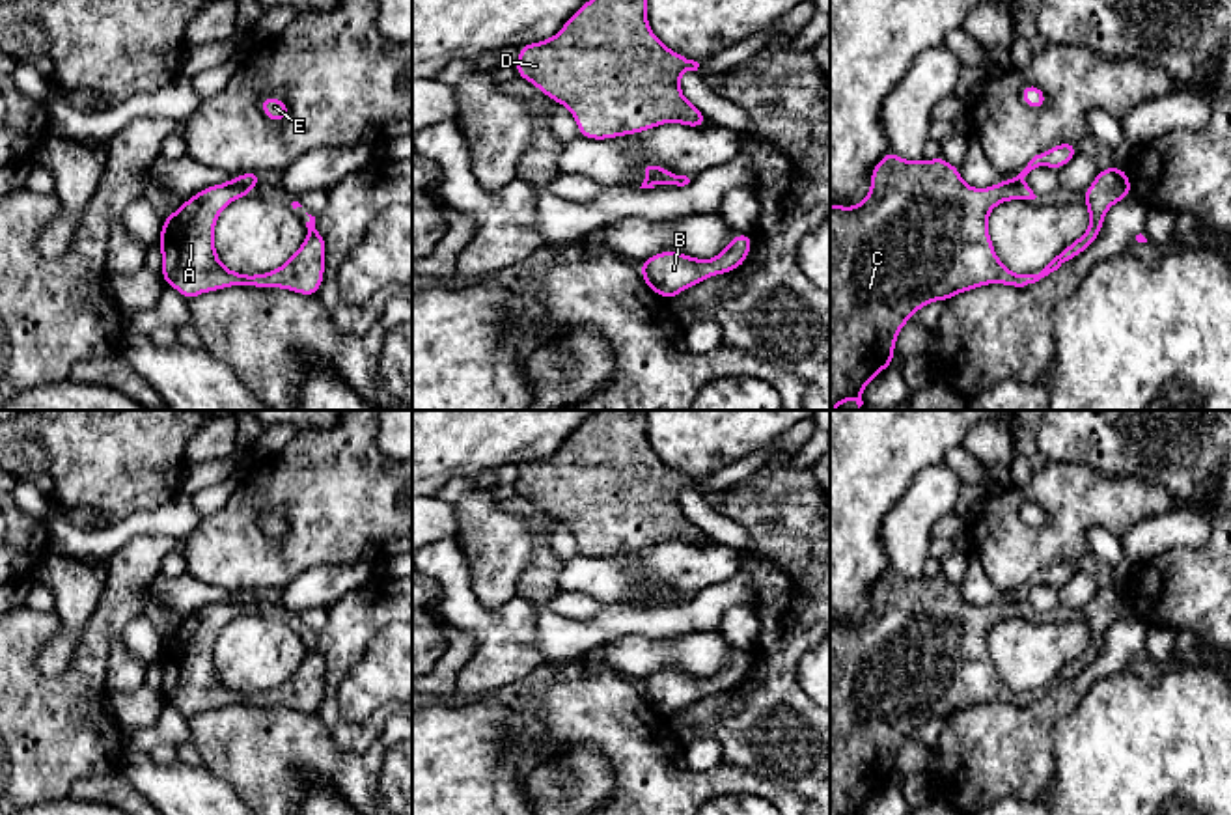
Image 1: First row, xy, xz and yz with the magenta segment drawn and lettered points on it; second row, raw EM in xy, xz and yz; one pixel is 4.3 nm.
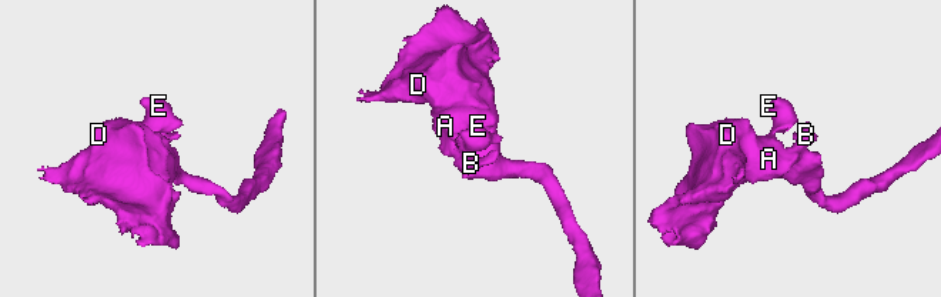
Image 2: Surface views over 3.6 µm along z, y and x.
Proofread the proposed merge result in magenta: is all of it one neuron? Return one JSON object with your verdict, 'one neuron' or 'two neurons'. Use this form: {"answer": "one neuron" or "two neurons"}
{"answer": "two neurons"}

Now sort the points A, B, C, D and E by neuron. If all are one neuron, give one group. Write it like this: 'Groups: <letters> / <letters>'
Groups: A B C D / E

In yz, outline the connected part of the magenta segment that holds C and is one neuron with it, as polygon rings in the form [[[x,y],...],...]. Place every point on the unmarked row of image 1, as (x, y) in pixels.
[[[888,569],[871,587],[869,612],[856,625],[830,623],[830,815],[862,815],[871,796],[893,781],[897,753],[918,727],[933,718],[946,720],[989,701],[1030,705],[1086,670],[1100,653],[1108,627],[1130,612],[1125,587],[1113,582],[1100,587],[1082,615],[1091,634],[1087,649],[1065,664],[1039,692],[1015,692],[998,677],[987,636],[1003,619],[1035,617],[1026,599],[1003,597],[987,606],[972,606],[961,595],[959,586],[942,573],[934,578],[905,578]]]

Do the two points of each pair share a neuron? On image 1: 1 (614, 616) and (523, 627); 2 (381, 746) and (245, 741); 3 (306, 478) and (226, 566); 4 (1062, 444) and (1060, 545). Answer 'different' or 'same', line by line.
1: different
2: same
3: same
4: different

